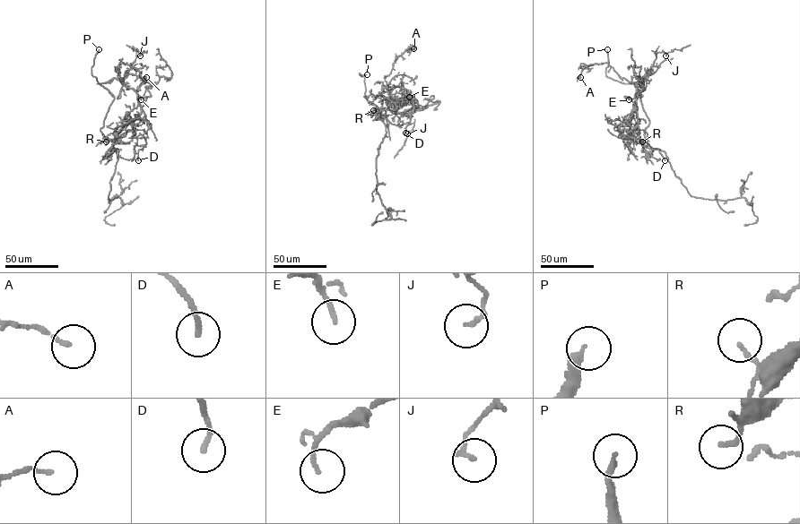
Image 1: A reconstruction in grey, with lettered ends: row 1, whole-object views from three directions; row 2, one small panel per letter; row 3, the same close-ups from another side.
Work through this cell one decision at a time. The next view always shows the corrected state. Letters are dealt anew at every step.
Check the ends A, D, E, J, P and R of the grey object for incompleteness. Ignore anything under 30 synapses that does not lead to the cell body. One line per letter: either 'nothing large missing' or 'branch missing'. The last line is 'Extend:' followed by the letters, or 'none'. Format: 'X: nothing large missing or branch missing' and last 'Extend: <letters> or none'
A: branch missing
D: nothing large missing
E: nothing large missing
J: nothing large missing
P: branch missing
R: nothing large missing
Extend: A, P

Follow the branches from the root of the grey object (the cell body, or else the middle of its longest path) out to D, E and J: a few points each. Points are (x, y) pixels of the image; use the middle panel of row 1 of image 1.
D: (380, 108), (382, 101), (390, 98), (409, 98), (417, 106), (412, 94), (414, 108), (405, 133)
E: (380, 108), (386, 98), (409, 98), (410, 103), (414, 95), (409, 97)
J: (380, 108), (386, 98), (409, 98), (405, 105), (391, 104), (388, 107), (404, 124), (413, 123), (407, 133)

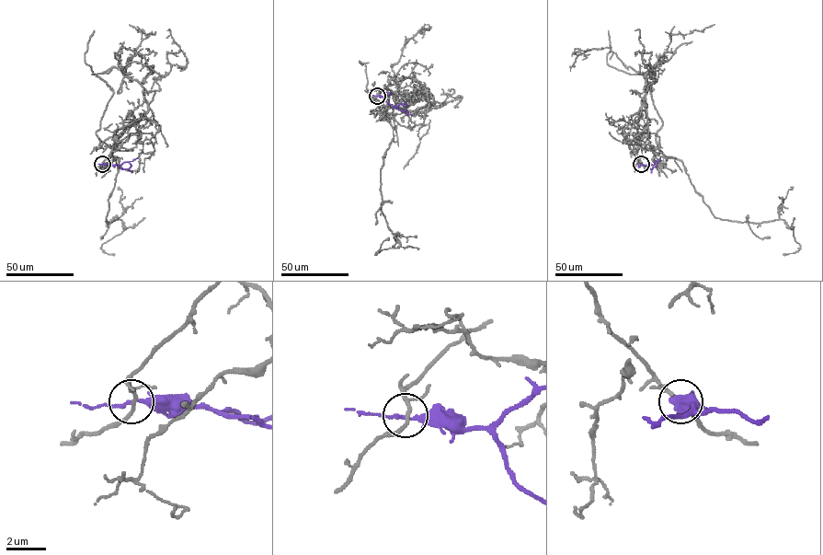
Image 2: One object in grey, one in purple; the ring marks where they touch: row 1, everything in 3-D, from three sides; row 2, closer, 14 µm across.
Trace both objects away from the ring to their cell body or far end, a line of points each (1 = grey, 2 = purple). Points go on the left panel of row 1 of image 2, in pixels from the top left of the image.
1: (103, 164), (124, 128), (111, 149), (119, 167), (106, 221), (120, 219), (126, 228), (100, 248), (114, 254)
2: (103, 164), (120, 166), (137, 157)

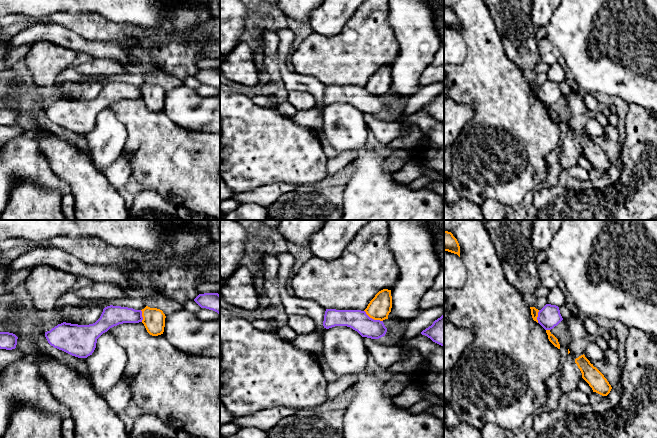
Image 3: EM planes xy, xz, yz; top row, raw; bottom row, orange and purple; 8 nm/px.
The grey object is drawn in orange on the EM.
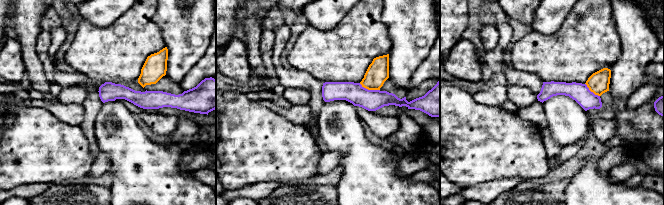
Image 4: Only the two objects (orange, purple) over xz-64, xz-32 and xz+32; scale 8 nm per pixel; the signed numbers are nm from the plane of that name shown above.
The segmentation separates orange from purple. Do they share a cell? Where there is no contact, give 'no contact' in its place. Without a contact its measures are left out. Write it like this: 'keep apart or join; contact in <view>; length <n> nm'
keep apart; contact in xz; length 180 nm

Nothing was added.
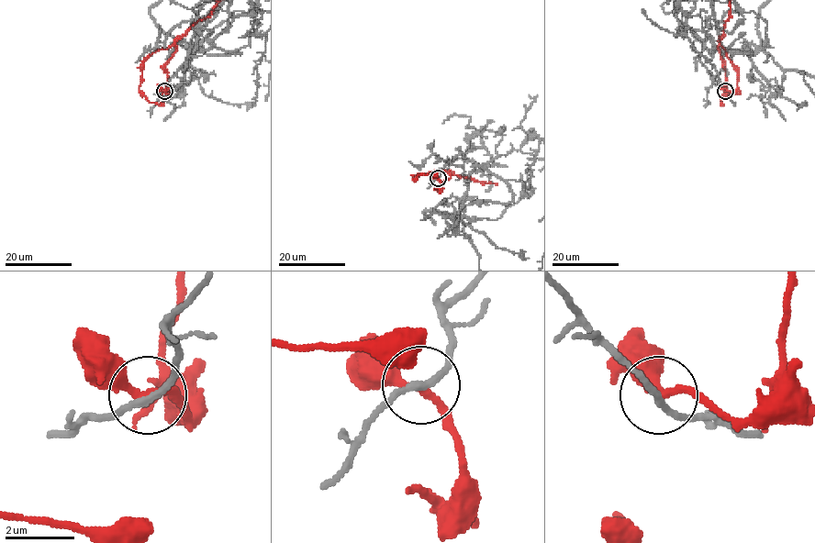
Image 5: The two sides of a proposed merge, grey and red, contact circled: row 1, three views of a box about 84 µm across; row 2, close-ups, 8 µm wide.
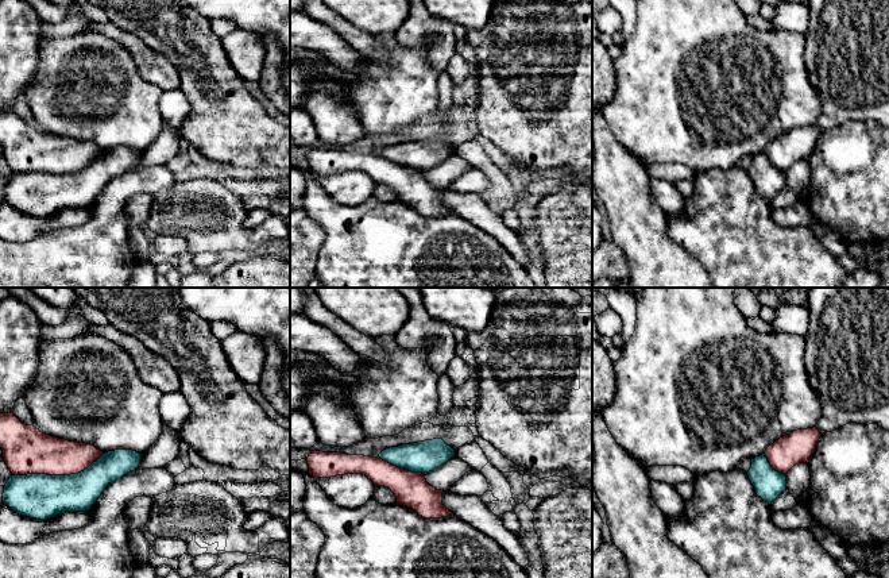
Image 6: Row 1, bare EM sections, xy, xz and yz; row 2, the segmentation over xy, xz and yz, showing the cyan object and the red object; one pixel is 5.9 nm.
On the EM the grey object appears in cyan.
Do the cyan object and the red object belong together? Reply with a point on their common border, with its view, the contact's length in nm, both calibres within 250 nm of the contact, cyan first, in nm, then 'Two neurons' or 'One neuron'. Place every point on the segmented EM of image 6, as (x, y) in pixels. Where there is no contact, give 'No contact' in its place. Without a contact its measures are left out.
Touches cyan at xy (58, 476). Shared border 600 nm. Thickness 280 nm (cyan) against 280 nm. Two neurons

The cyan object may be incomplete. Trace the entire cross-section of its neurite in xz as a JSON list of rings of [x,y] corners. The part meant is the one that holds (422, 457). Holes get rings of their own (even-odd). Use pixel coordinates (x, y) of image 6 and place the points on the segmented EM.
[[[442,439],[402,444],[383,450],[378,458],[411,473],[429,473],[455,456],[455,450]]]

